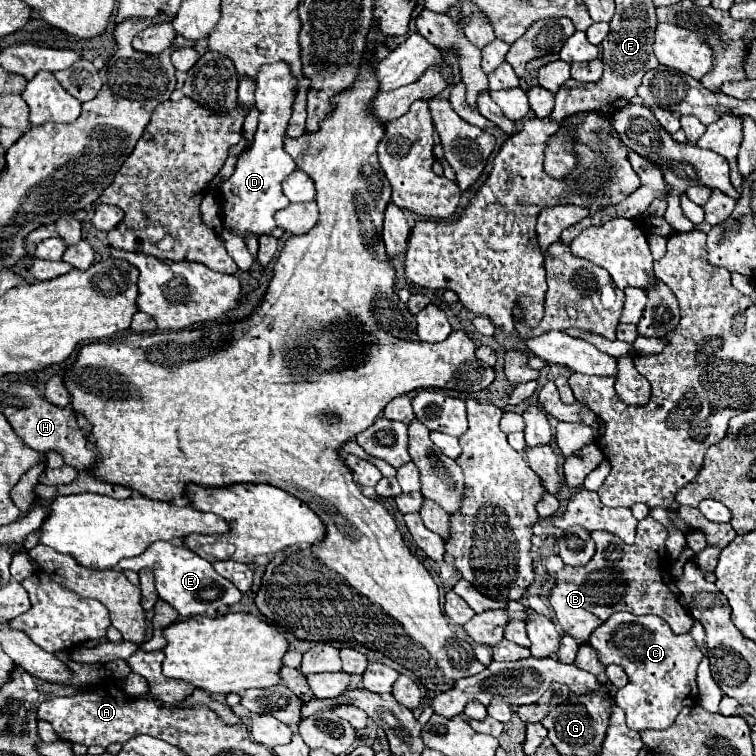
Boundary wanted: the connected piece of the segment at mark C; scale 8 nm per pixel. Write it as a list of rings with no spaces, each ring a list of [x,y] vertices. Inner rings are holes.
[[[626,611],[614,613],[592,633],[590,645],[598,651],[604,665],[614,663],[626,669],[630,681],[626,687],[618,689],[614,699],[624,709],[630,729],[666,729],[674,723],[684,705],[698,701],[696,669],[704,653],[690,635],[672,633],[662,617],[638,617]]]

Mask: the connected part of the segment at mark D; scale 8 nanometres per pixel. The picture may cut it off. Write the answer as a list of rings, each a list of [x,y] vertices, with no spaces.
[[[282,61],[262,65],[256,75],[256,83],[258,83],[256,107],[260,111],[260,123],[254,137],[254,145],[246,153],[242,153],[234,175],[220,187],[222,221],[226,229],[232,229],[222,233],[222,241],[226,243],[226,249],[230,257],[236,261],[240,271],[248,271],[254,263],[254,257],[244,245],[244,235],[246,233],[260,235],[276,227],[274,213],[290,203],[282,193],[282,181],[296,169],[296,163],[284,151],[286,123],[290,119],[290,111],[294,105],[294,91],[298,91],[298,83],[294,83],[290,65]]]

